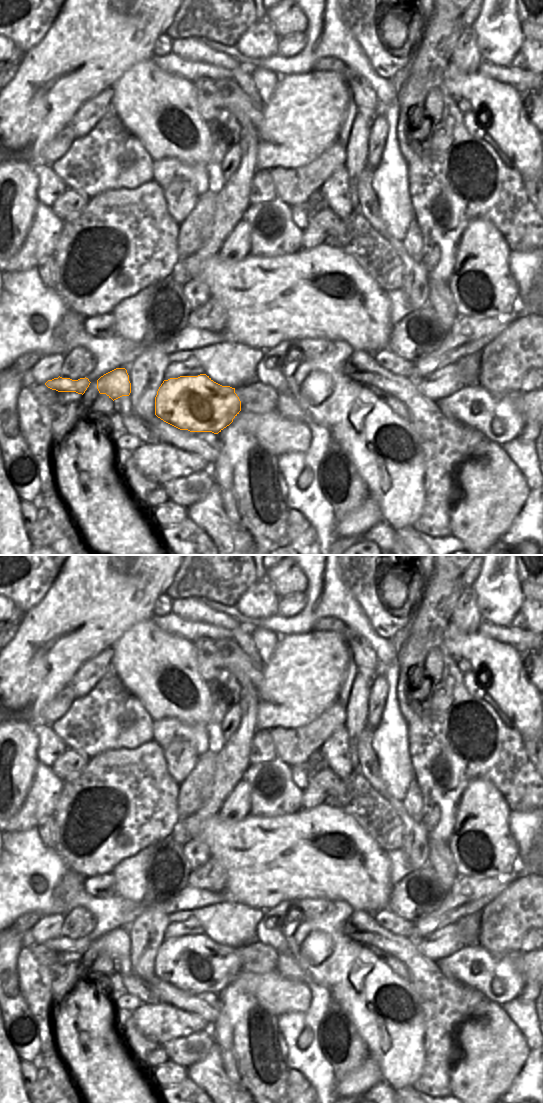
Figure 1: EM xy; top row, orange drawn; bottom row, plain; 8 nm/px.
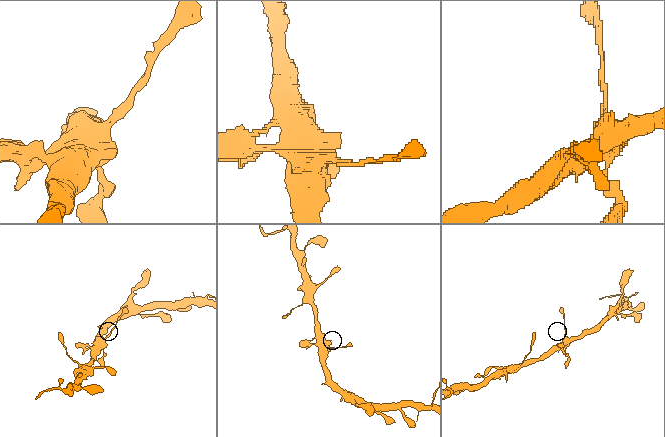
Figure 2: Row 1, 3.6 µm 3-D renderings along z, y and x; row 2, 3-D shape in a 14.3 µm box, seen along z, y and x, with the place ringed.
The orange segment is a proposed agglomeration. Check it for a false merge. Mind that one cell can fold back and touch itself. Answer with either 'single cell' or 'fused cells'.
single cell

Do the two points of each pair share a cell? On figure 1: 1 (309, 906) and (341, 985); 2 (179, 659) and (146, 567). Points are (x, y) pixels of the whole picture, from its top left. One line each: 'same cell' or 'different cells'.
1: same cell
2: different cells

